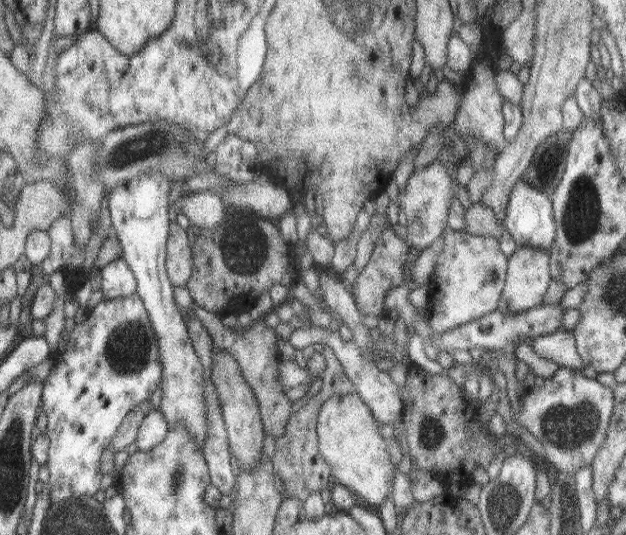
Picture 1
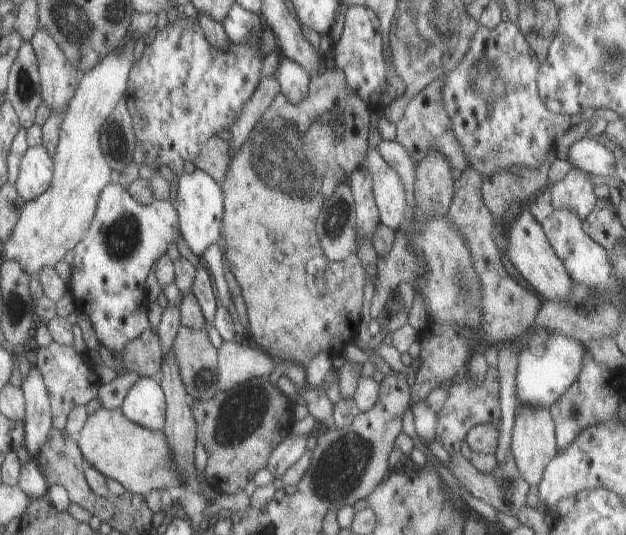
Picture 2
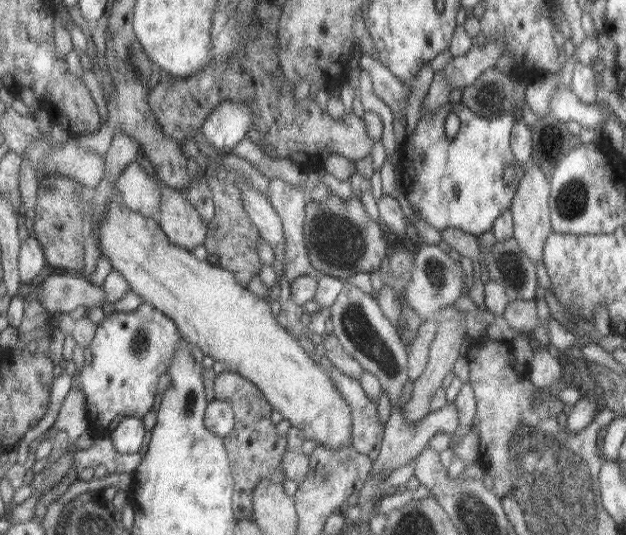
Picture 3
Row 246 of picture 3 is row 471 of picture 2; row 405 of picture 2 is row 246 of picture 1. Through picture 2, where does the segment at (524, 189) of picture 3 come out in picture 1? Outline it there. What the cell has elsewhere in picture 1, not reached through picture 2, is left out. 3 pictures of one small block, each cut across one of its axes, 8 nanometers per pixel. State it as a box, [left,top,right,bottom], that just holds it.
[497,246,553,316]

